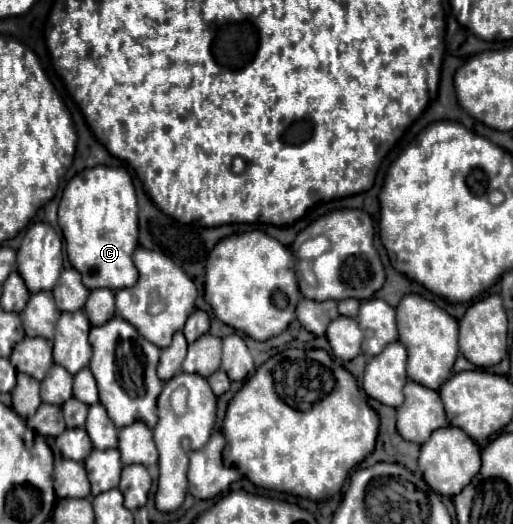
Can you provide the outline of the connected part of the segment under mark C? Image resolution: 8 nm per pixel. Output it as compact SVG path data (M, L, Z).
M98 165L84 169L64 187L58 207L58 225L66 241L72 267L82 275L86 289L128 289L136 285L132 253L138 247L138 203L132 179L124 167Z

